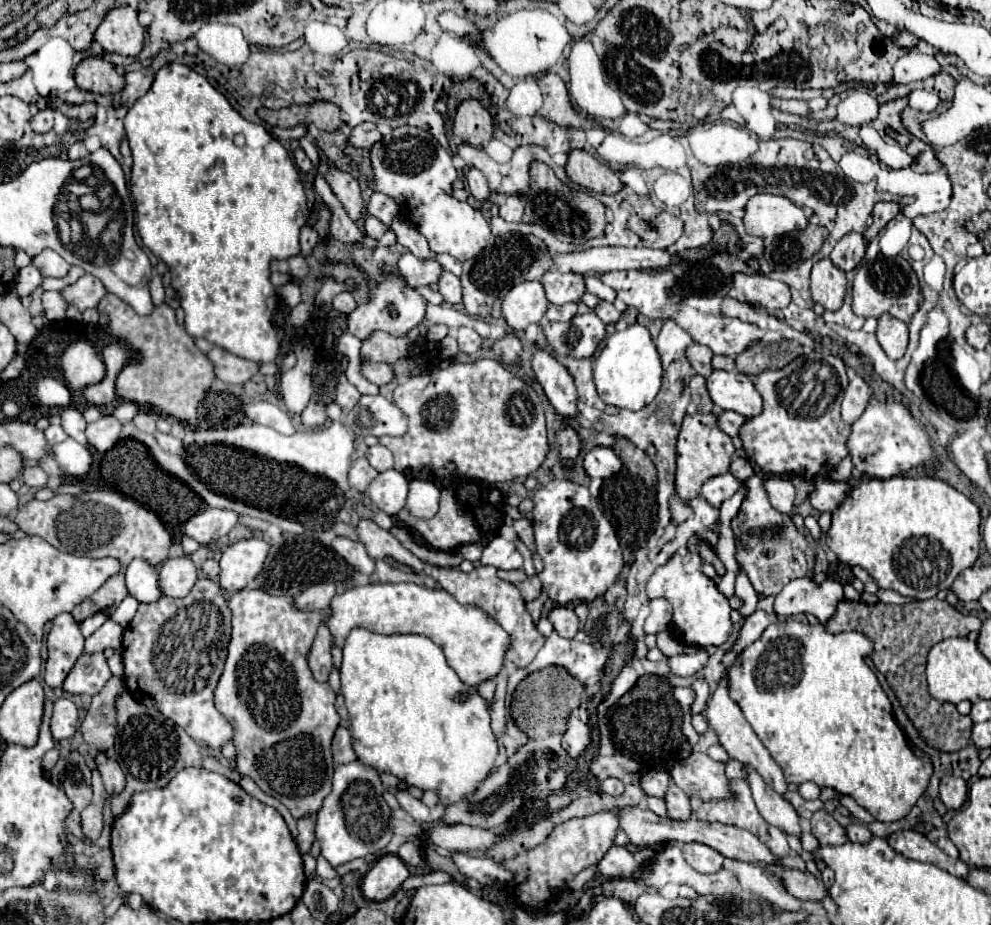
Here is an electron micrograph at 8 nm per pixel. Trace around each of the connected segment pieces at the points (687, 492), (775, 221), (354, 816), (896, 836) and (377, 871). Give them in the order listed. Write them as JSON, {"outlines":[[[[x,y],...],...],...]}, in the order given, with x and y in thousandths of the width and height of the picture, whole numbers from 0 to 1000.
{"outlines":[[[[693,449],[689,453],[685,472],[683,472],[683,509],[681,509],[681,531],[687,539],[701,539],[707,531],[707,524],[724,514],[730,514],[736,509],[738,494],[742,490],[742,483],[738,479],[738,472],[732,470],[721,455],[721,449]]],[[[764,209],[752,222],[750,241],[756,254],[774,258],[802,248],[812,248],[814,235],[810,232],[808,224],[792,213]]],[[[362,823],[342,827],[336,838],[336,855],[326,866],[320,883],[320,909],[324,914],[324,924],[336,935],[352,933],[360,926],[370,926],[384,922],[395,909],[395,875],[384,862],[388,855],[382,836]]],[[[913,896],[913,898],[905,898],[899,901],[895,905],[895,911],[899,914],[901,920],[923,929],[923,931],[933,931],[933,933],[941,933],[954,942],[958,942],[964,948],[976,948],[978,937],[970,931],[970,929],[960,929],[956,926],[946,914],[941,914],[933,903]]],[[[386,924],[368,946],[364,961],[372,974],[388,974],[388,970],[395,970],[411,948],[413,942],[401,924]]]]}

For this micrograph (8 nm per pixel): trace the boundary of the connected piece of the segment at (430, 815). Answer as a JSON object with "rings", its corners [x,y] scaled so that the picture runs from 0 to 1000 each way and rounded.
{"rings":[[[401,855],[399,862],[401,862],[405,875],[409,875],[421,890],[437,890],[449,881],[449,872],[445,868],[441,868],[439,872],[431,872],[423,864],[415,862],[411,855]]]}

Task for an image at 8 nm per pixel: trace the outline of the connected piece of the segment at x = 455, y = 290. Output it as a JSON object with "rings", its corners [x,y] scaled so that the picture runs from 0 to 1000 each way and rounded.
{"rings":[[[449,293],[443,299],[443,317],[447,319],[447,323],[455,330],[465,328],[465,308],[463,308],[463,299],[459,299],[457,295]]]}

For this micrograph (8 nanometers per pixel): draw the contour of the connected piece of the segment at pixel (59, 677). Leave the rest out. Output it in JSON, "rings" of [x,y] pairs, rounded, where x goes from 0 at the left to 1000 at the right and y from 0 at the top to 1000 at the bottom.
{"rings":[[[62,663],[53,669],[53,680],[47,689],[49,712],[43,730],[49,743],[60,743],[66,736],[76,715],[84,706],[84,693],[86,691],[72,663]]]}

